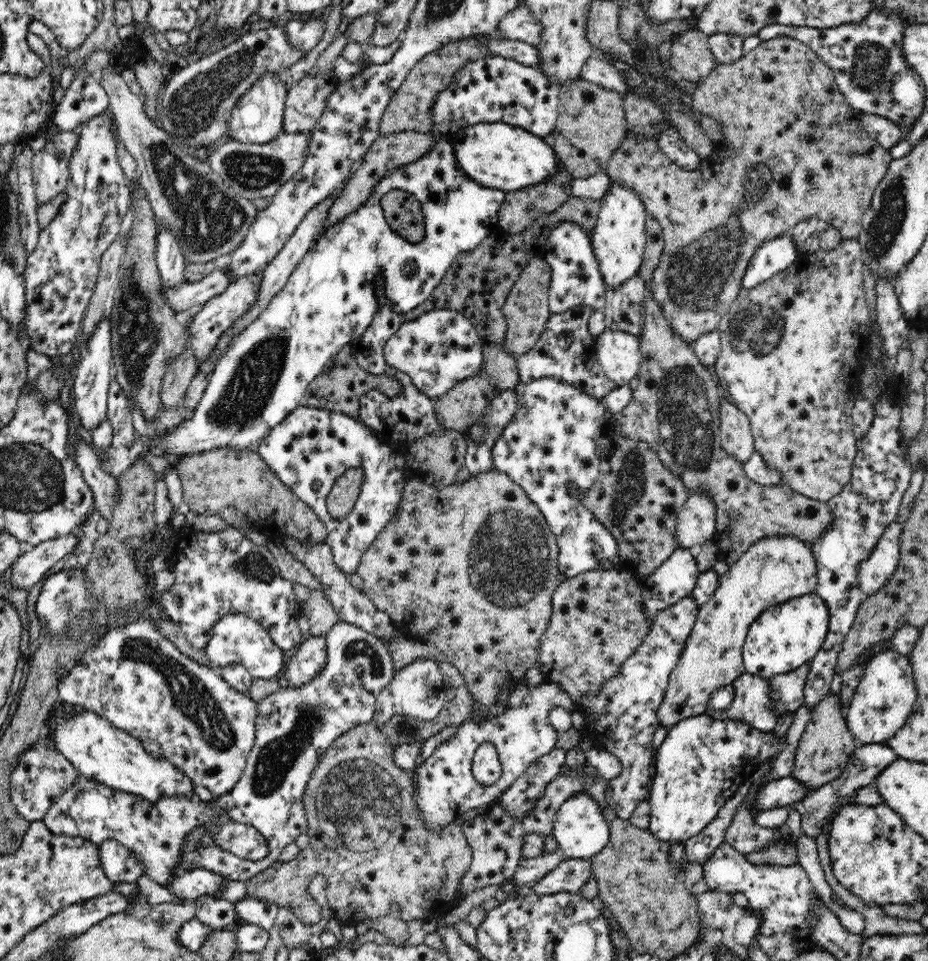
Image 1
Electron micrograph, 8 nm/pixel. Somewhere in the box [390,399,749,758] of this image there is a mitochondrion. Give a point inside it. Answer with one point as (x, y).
(511, 560)

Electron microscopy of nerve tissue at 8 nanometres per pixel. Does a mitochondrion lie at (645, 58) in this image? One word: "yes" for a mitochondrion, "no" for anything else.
yes

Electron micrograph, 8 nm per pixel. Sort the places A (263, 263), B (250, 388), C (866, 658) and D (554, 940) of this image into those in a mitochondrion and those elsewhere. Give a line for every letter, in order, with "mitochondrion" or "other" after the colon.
A: other
B: mitochondrion
C: other
D: other

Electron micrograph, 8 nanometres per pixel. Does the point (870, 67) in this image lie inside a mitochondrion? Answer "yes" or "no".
yes

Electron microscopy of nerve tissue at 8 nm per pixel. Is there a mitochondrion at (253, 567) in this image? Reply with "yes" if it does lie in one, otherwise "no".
yes

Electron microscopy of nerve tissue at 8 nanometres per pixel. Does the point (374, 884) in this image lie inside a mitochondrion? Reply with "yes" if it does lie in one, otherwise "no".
no

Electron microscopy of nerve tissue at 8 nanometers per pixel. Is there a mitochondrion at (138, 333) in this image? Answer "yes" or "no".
yes

